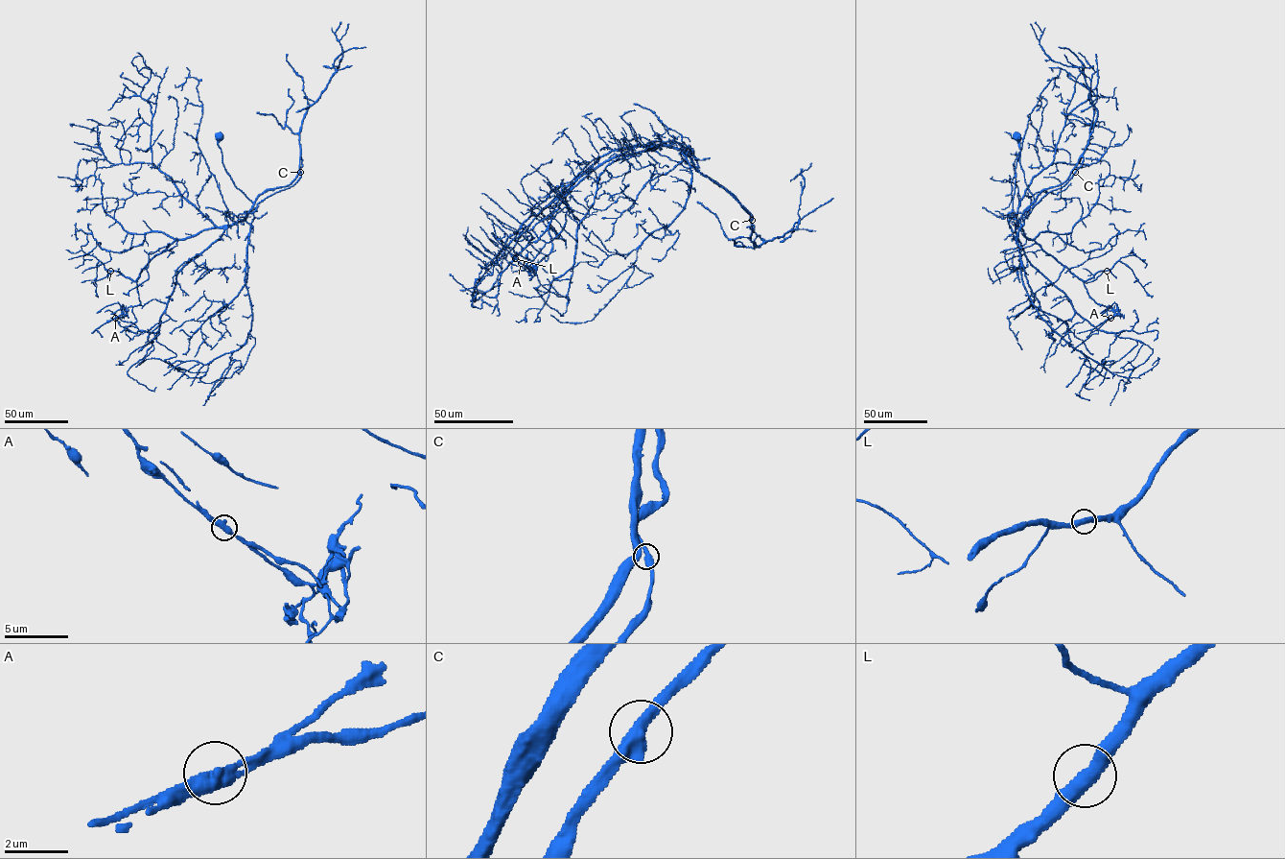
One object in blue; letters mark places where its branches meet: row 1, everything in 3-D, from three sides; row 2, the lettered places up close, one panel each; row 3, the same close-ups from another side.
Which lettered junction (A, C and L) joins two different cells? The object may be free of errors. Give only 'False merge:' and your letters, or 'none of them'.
False merge: A

